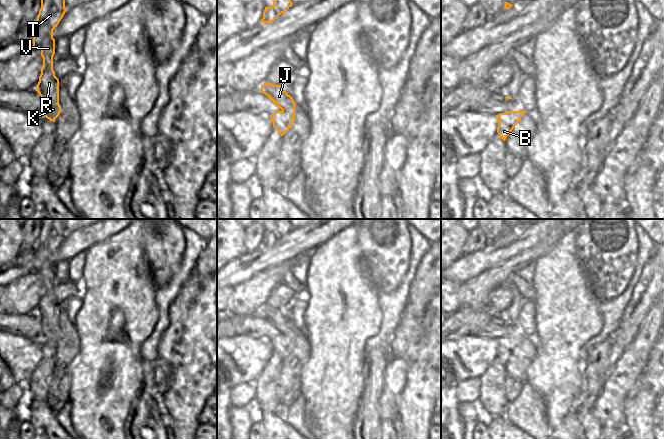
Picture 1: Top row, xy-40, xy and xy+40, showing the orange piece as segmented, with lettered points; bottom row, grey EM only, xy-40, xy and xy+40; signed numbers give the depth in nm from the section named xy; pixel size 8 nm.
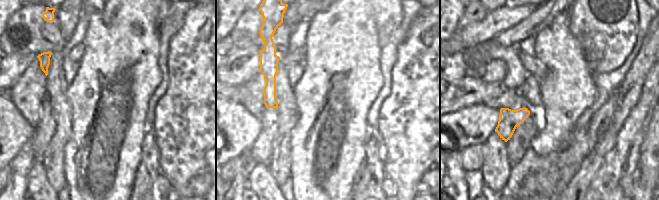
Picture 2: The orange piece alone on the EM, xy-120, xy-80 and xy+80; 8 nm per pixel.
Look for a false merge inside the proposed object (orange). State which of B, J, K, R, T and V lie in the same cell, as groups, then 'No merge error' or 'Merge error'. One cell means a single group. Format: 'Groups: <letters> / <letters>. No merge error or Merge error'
Groups: B J K R T V. No merge error.

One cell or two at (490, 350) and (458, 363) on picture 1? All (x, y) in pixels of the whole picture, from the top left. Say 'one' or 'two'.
one

